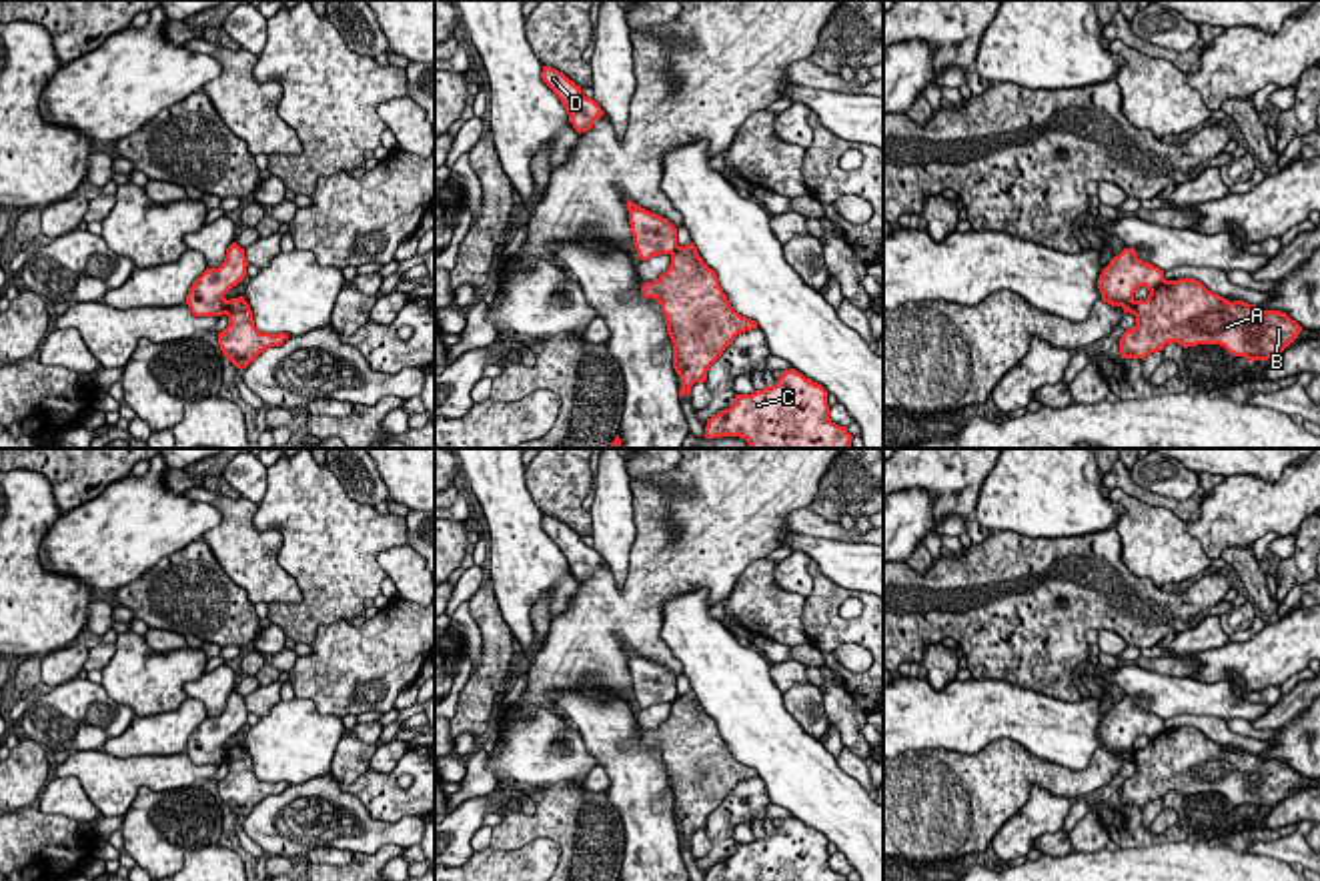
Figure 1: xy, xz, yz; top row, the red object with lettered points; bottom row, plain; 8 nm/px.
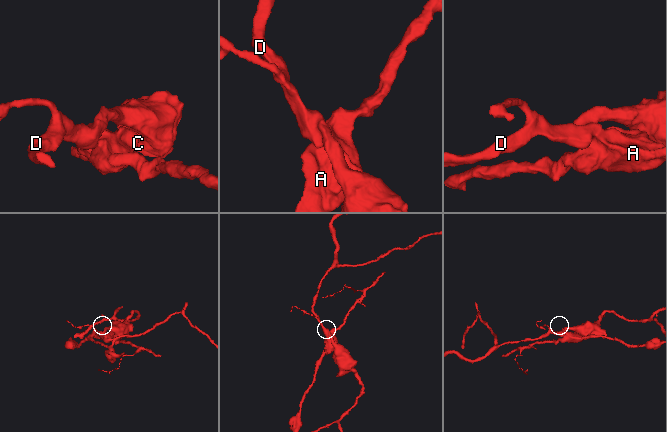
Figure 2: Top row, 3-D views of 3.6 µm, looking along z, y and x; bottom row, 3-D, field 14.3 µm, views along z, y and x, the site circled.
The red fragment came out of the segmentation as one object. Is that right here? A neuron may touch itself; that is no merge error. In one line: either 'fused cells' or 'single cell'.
fused cells

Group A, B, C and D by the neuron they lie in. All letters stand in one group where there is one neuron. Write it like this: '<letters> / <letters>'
A B / C D

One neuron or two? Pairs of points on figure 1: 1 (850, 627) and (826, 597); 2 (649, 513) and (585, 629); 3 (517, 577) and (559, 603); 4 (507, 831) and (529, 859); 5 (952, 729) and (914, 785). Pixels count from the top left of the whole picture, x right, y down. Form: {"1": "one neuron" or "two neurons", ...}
{"1": "one neuron", "2": "one neuron", "3": "one neuron", "4": "two neurons", "5": "two neurons"}

